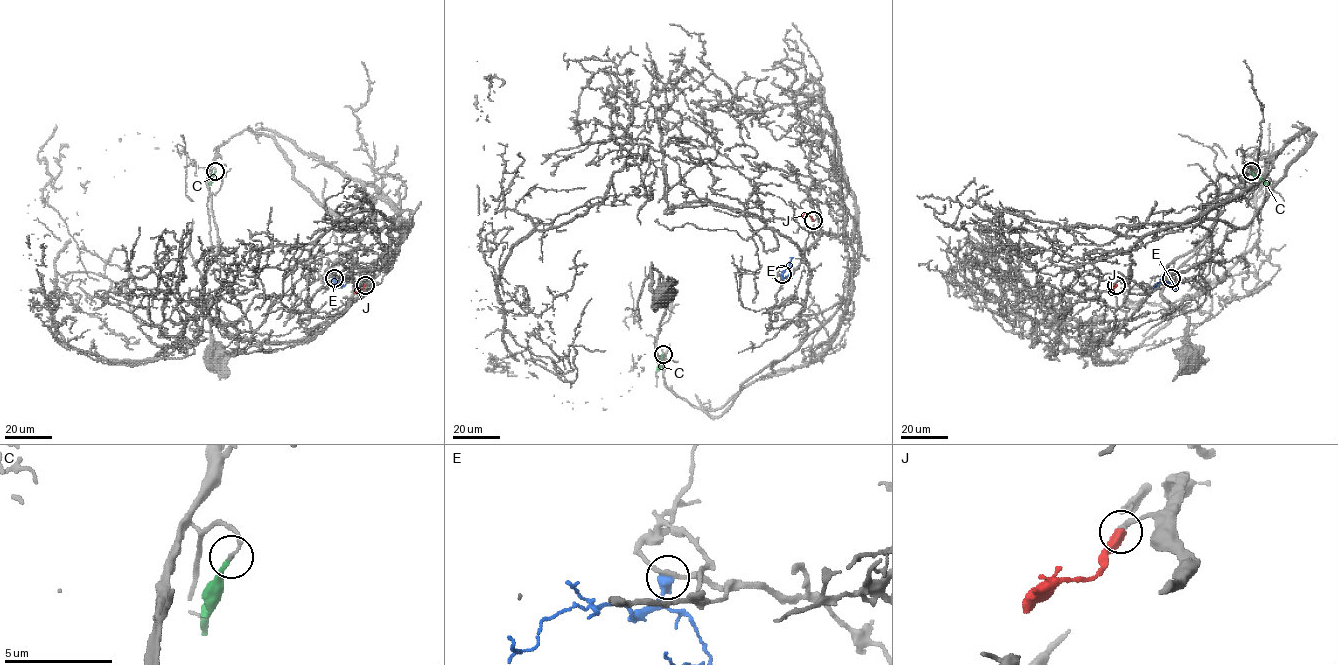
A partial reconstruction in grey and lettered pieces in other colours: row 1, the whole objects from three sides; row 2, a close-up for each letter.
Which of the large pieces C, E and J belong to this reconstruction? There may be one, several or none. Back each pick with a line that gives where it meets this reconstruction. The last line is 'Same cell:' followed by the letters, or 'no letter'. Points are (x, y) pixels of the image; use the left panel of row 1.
J: meets grey at (365, 285)
Same cell: J

